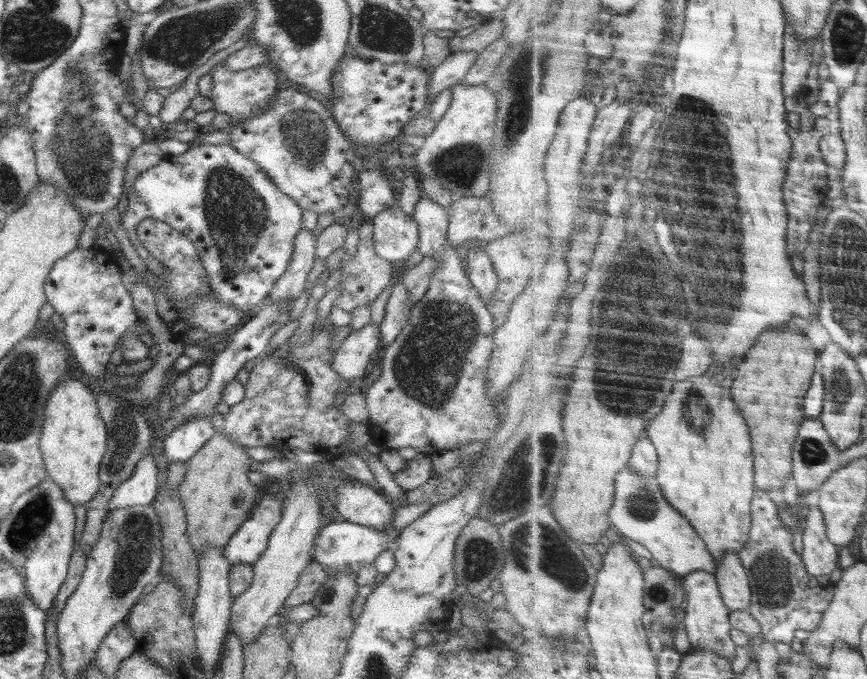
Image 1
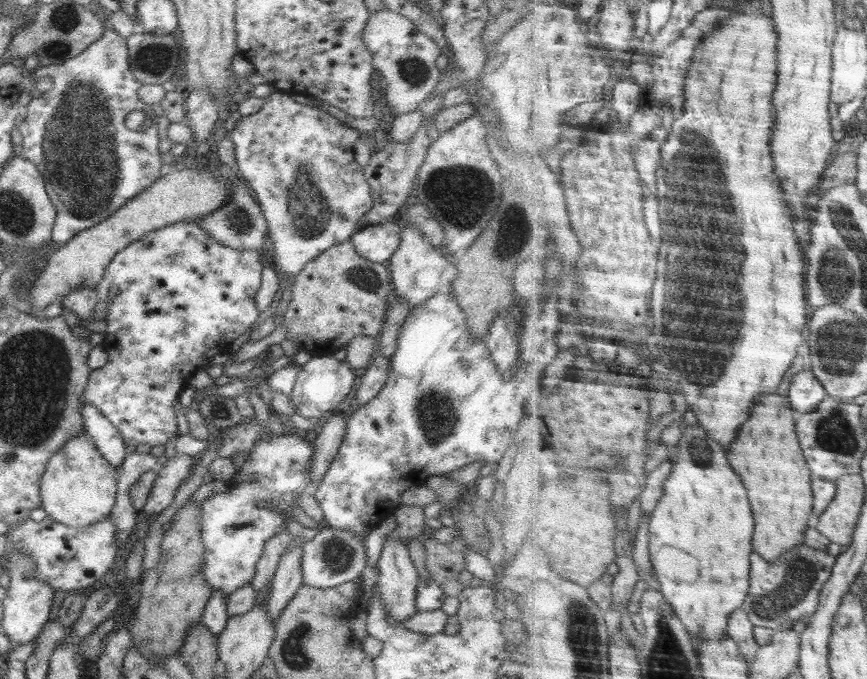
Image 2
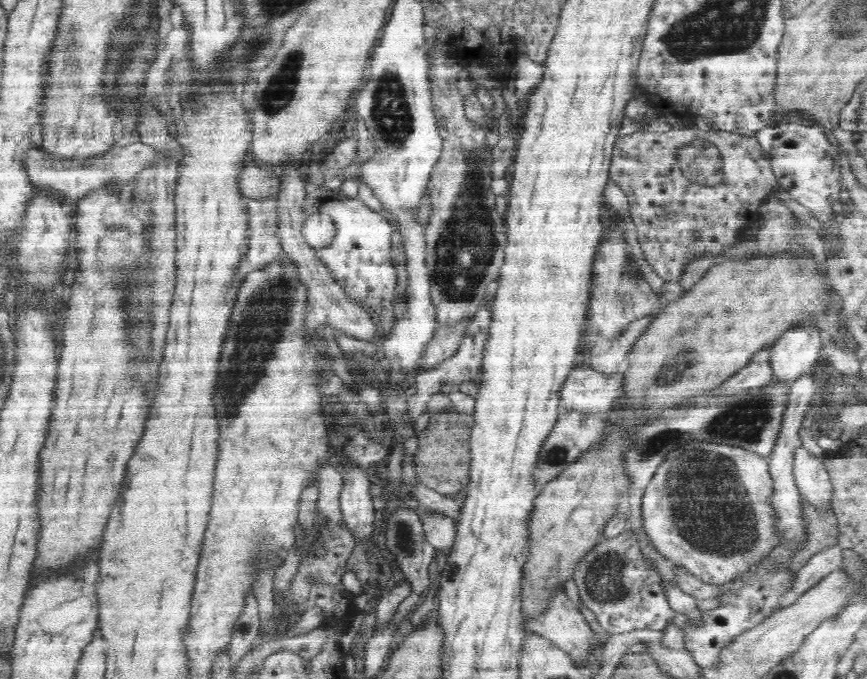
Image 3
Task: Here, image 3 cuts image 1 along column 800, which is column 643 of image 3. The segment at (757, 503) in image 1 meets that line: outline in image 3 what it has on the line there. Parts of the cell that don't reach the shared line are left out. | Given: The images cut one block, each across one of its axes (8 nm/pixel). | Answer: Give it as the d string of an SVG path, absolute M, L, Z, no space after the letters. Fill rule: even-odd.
M630 528L600 541L577 568L573 579L578 586L579 600L596 616L600 626L612 635L640 629L664 632L670 622L676 622L676 611L666 596L664 579L651 559L640 551L636 533ZM628 600L632 600L634 606L632 614L612 612L614 602Z

